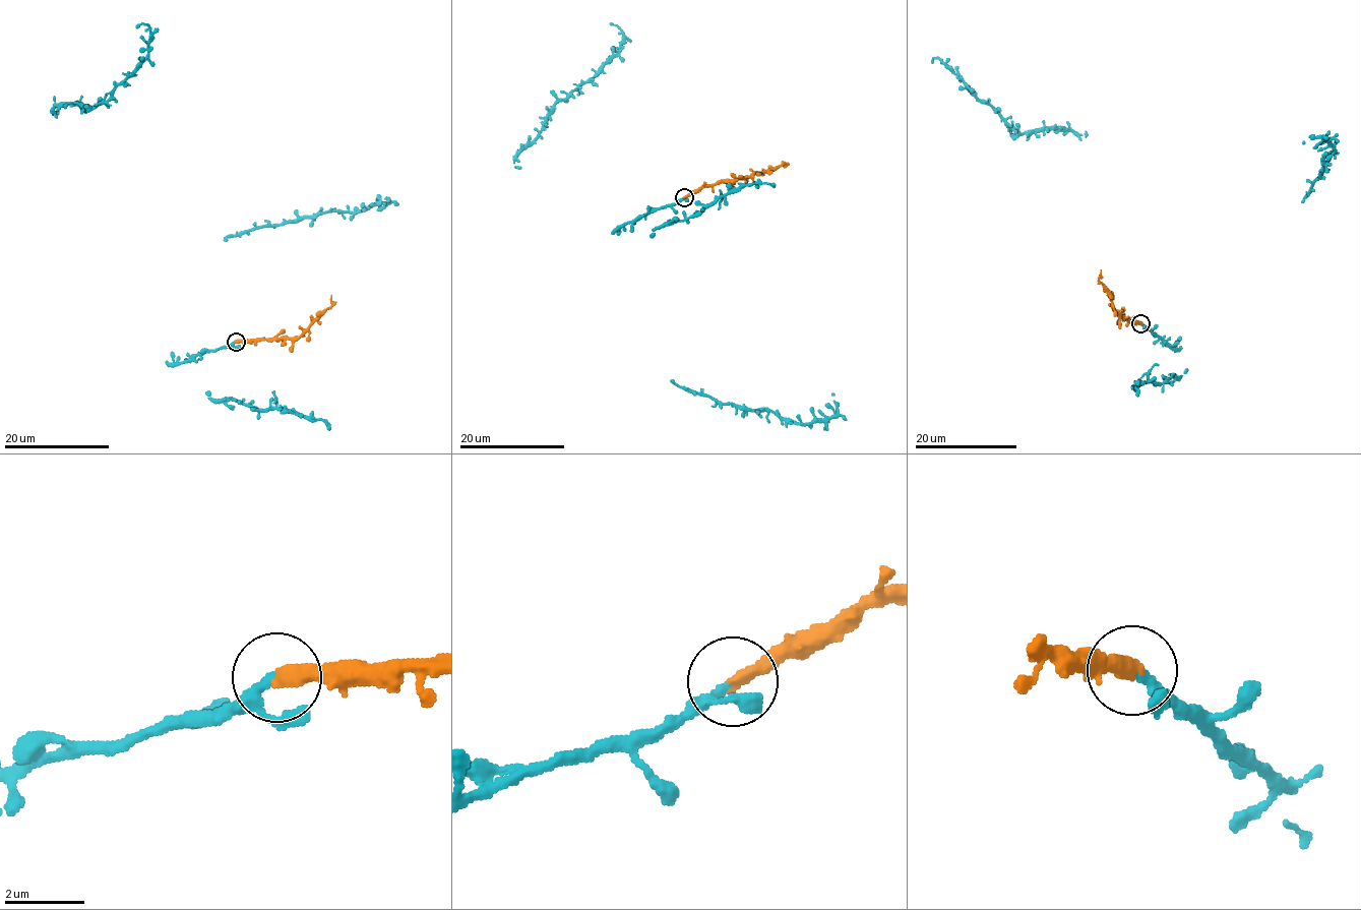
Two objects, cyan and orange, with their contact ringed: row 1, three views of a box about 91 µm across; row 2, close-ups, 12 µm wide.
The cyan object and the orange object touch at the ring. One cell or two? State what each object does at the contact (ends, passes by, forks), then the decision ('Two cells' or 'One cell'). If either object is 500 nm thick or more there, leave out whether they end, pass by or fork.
At the ring cyan ends. At the ring orange ends. One cell

